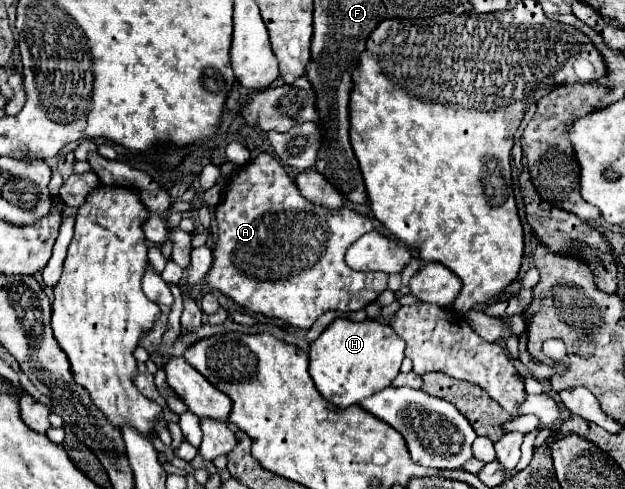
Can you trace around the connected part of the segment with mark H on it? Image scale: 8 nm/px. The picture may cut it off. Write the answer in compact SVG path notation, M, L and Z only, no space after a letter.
M335 319L313 343L309 349L309 373L315 381L315 387L319 389L319 393L331 401L333 405L345 409L349 405L357 405L359 401L363 401L365 397L385 389L391 385L391 381L397 377L401 361L403 361L403 349L405 349L405 341L389 327L383 325L379 321L373 319L365 319L365 321L351 321L351 319Z

